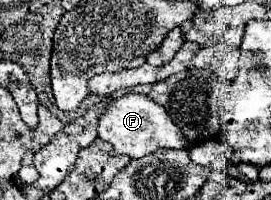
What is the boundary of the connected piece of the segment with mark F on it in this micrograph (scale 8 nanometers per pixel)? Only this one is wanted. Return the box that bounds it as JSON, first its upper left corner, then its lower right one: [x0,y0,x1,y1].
[98,92,190,158]

